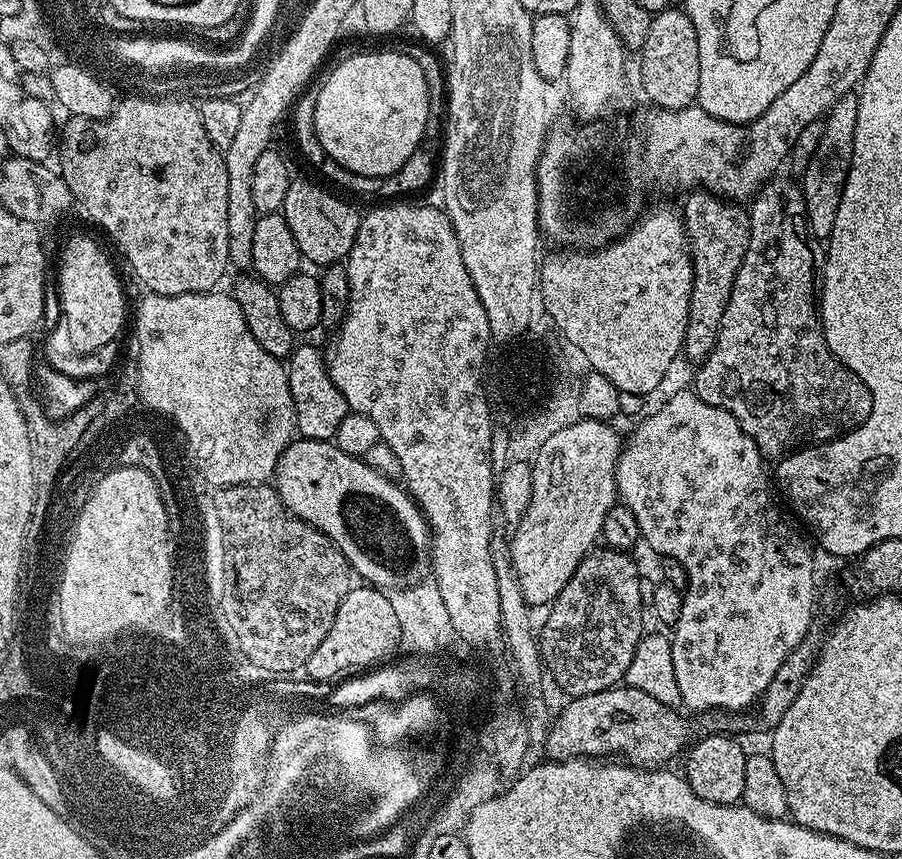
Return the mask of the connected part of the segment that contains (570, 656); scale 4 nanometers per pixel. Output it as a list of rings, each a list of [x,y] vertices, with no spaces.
[[[601,548],[589,552],[552,601],[550,614],[543,619],[538,633],[541,662],[547,675],[557,685],[560,683],[565,697],[598,694],[607,688],[617,687],[623,681],[626,670],[630,670],[630,662],[634,662],[634,650],[638,650],[640,637],[646,632],[646,614],[639,607],[636,588],[642,578],[633,571],[631,560],[632,556],[627,552],[606,553]]]

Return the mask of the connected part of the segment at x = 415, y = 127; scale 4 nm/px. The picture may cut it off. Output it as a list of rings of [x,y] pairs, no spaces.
[[[407,51],[401,52],[360,52],[357,56],[348,56],[328,77],[324,80],[324,85],[316,92],[316,109],[314,110],[314,126],[316,127],[316,137],[322,144],[322,150],[334,162],[346,166],[346,170],[354,170],[354,174],[366,174],[367,176],[379,176],[381,178],[394,174],[414,154],[414,150],[419,146],[424,138],[426,122],[428,121],[428,91],[426,90],[426,78],[422,78],[422,66],[414,62],[414,58],[408,56]]]

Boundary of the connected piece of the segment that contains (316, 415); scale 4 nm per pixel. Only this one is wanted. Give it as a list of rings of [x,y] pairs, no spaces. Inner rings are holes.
[[[312,344],[293,347],[292,355],[287,357],[286,367],[290,394],[294,398],[297,433],[306,440],[331,441],[350,409],[346,398],[342,398],[342,390],[338,390],[330,378],[328,365],[324,363],[324,352]]]

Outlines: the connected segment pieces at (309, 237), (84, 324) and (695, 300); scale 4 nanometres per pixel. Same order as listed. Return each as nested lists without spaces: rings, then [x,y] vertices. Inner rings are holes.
[[[293,179],[290,190],[286,190],[286,202],[282,214],[298,242],[298,250],[305,261],[319,266],[339,264],[347,261],[356,241],[361,213],[355,212],[344,200],[339,200],[332,192],[311,184],[308,180]]]
[[[76,236],[64,248],[60,256],[60,278],[58,277],[61,310],[68,312],[68,325],[76,347],[98,350],[106,342],[117,339],[124,328],[124,288],[120,285],[120,276],[112,265],[112,260],[88,236]]]
[[[692,190],[684,200],[684,234],[688,238],[688,253],[692,255],[692,293],[690,294],[690,314],[686,322],[683,355],[695,362],[703,362],[710,354],[716,341],[716,335],[722,322],[722,314],[730,302],[730,294],[734,286],[734,278],[744,261],[750,238],[749,209],[739,203],[725,200],[723,196],[715,196],[713,192]]]

